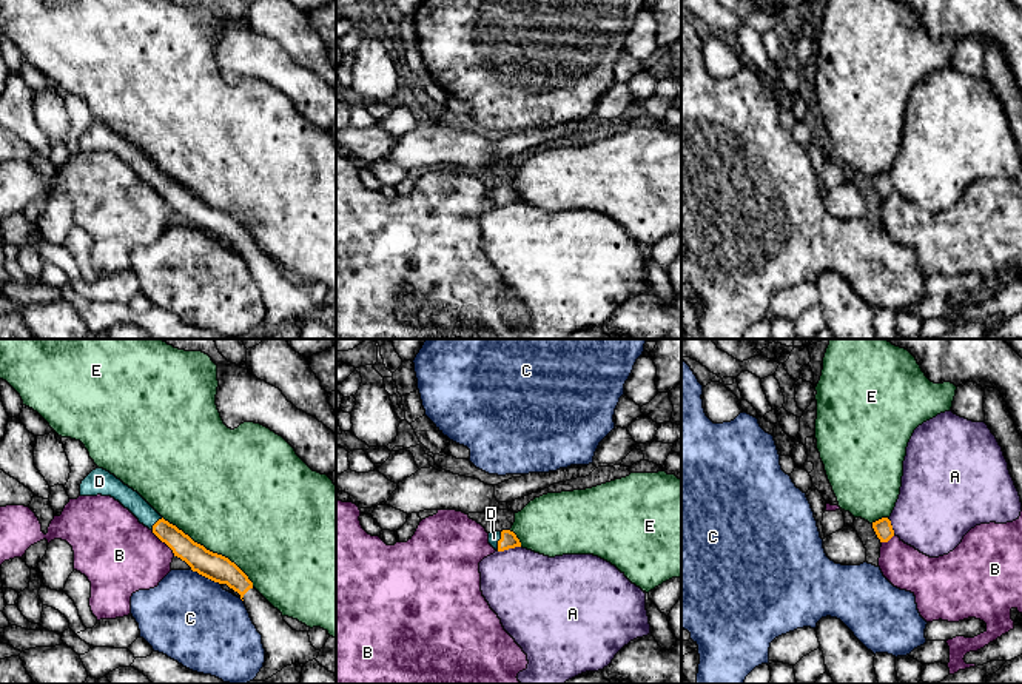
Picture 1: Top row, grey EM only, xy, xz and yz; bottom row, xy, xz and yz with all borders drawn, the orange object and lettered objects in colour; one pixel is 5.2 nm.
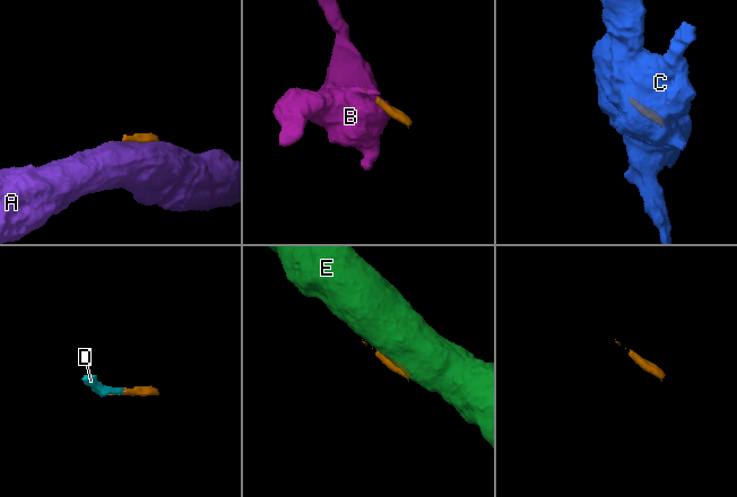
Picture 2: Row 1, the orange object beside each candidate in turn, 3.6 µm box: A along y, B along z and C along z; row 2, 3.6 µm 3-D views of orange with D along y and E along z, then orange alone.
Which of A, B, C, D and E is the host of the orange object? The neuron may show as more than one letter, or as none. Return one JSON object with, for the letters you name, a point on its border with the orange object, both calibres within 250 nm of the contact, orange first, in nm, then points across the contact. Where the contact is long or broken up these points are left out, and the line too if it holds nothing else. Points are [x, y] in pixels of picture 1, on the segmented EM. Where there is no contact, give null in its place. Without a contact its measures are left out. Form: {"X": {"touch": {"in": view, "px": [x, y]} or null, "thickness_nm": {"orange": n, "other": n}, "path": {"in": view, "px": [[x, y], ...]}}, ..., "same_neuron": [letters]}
{"D": {"touch": {"in": "xz", "px": [498, 541]}, "thickness_nm": {"orange": 90, "other": 60}, "path": {"in": "xz", "px": [[509, 539], [498, 541], [494, 538]]}}, "same_neuron": ["D"]}

